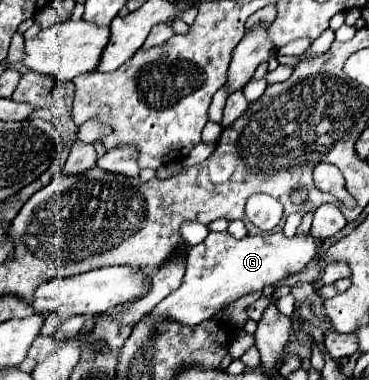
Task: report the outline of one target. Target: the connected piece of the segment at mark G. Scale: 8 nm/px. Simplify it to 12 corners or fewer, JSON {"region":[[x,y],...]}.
{"region":[[310,232],[190,248],[180,288],[152,314],[196,326],[320,254]]}

